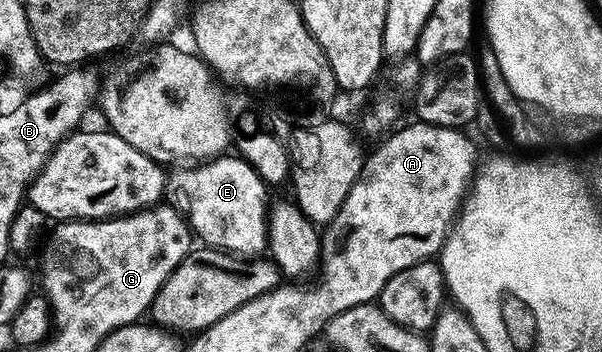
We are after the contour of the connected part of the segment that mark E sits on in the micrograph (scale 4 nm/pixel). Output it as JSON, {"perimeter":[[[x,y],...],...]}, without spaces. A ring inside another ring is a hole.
{"perimeter":[[[218,156],[202,161],[200,164],[189,164],[184,168],[174,169],[177,171],[168,175],[165,194],[168,201],[189,223],[189,229],[193,231],[194,235],[200,241],[201,238],[205,241],[202,243],[206,247],[214,250],[228,250],[230,254],[238,256],[257,256],[267,246],[267,202],[265,206],[267,184],[253,169],[250,162],[246,162],[240,156],[229,157]]]}

